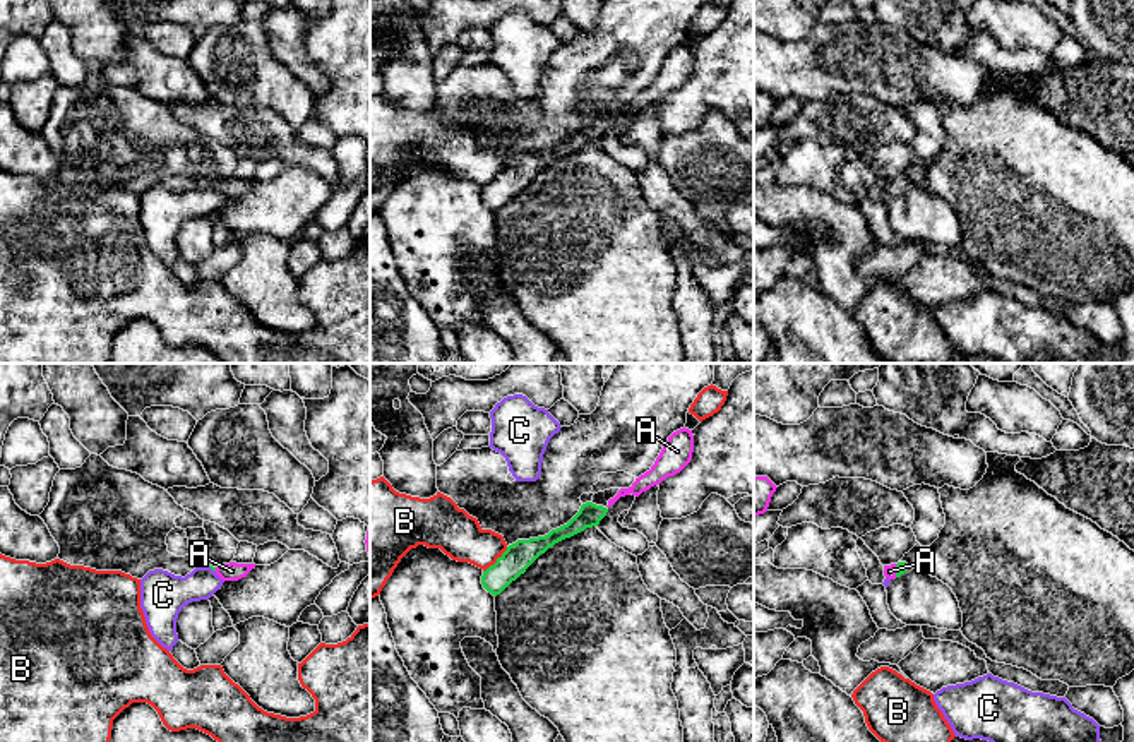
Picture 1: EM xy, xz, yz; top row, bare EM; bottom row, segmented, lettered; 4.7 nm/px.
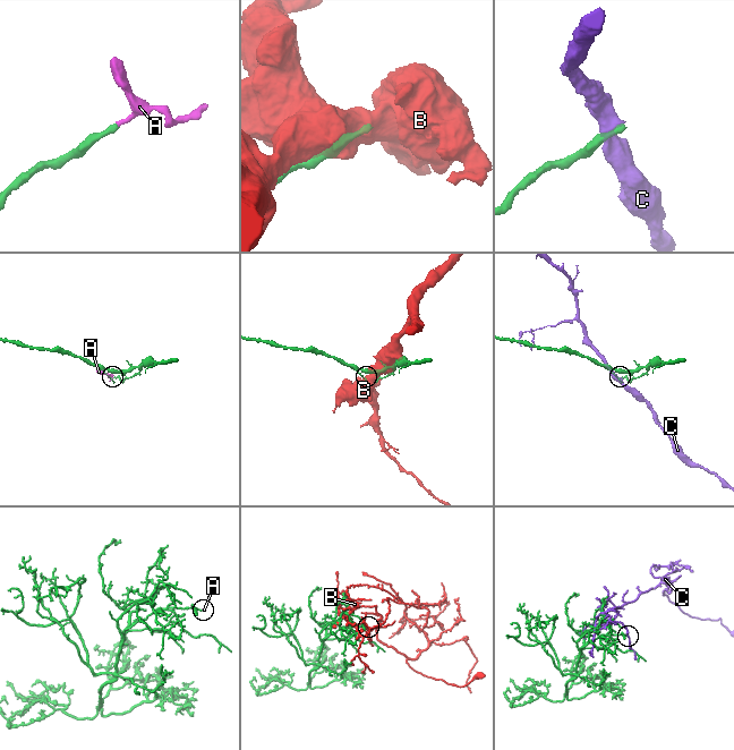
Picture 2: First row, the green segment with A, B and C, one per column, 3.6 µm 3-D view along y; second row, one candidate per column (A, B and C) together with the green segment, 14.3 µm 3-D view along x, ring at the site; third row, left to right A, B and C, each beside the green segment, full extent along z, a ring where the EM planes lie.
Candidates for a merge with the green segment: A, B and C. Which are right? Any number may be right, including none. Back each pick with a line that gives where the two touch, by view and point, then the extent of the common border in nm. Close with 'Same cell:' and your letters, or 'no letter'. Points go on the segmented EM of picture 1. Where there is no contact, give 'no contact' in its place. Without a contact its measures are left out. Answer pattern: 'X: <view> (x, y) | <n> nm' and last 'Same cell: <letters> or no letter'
A: yz (896, 571) | 70 nm
Same cell: A

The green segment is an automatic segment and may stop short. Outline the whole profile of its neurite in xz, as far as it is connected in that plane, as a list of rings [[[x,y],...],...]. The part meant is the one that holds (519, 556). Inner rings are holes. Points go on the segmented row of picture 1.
[[[586,502],[567,524],[552,530],[545,536],[517,540],[516,543],[509,545],[507,550],[497,559],[497,562],[483,571],[483,588],[493,596],[500,595],[550,547],[584,531],[586,528],[598,526],[606,512],[606,507]]]

